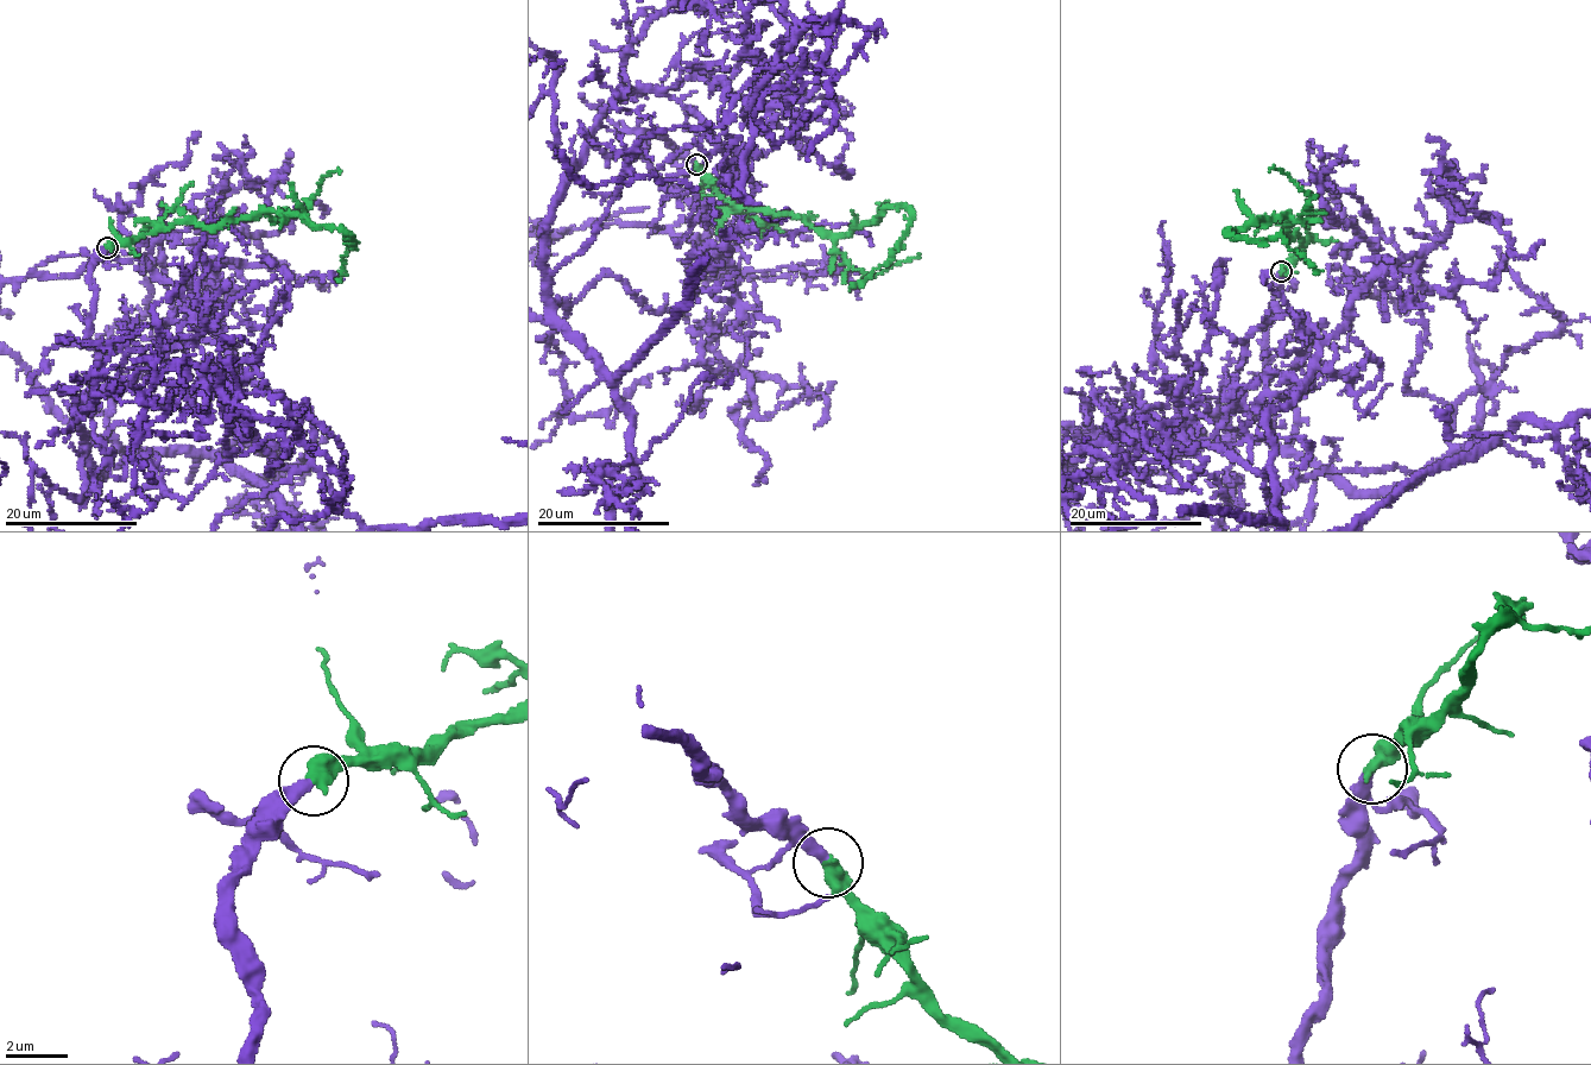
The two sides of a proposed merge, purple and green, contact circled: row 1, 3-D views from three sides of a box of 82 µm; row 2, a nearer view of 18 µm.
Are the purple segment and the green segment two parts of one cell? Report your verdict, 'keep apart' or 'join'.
join

